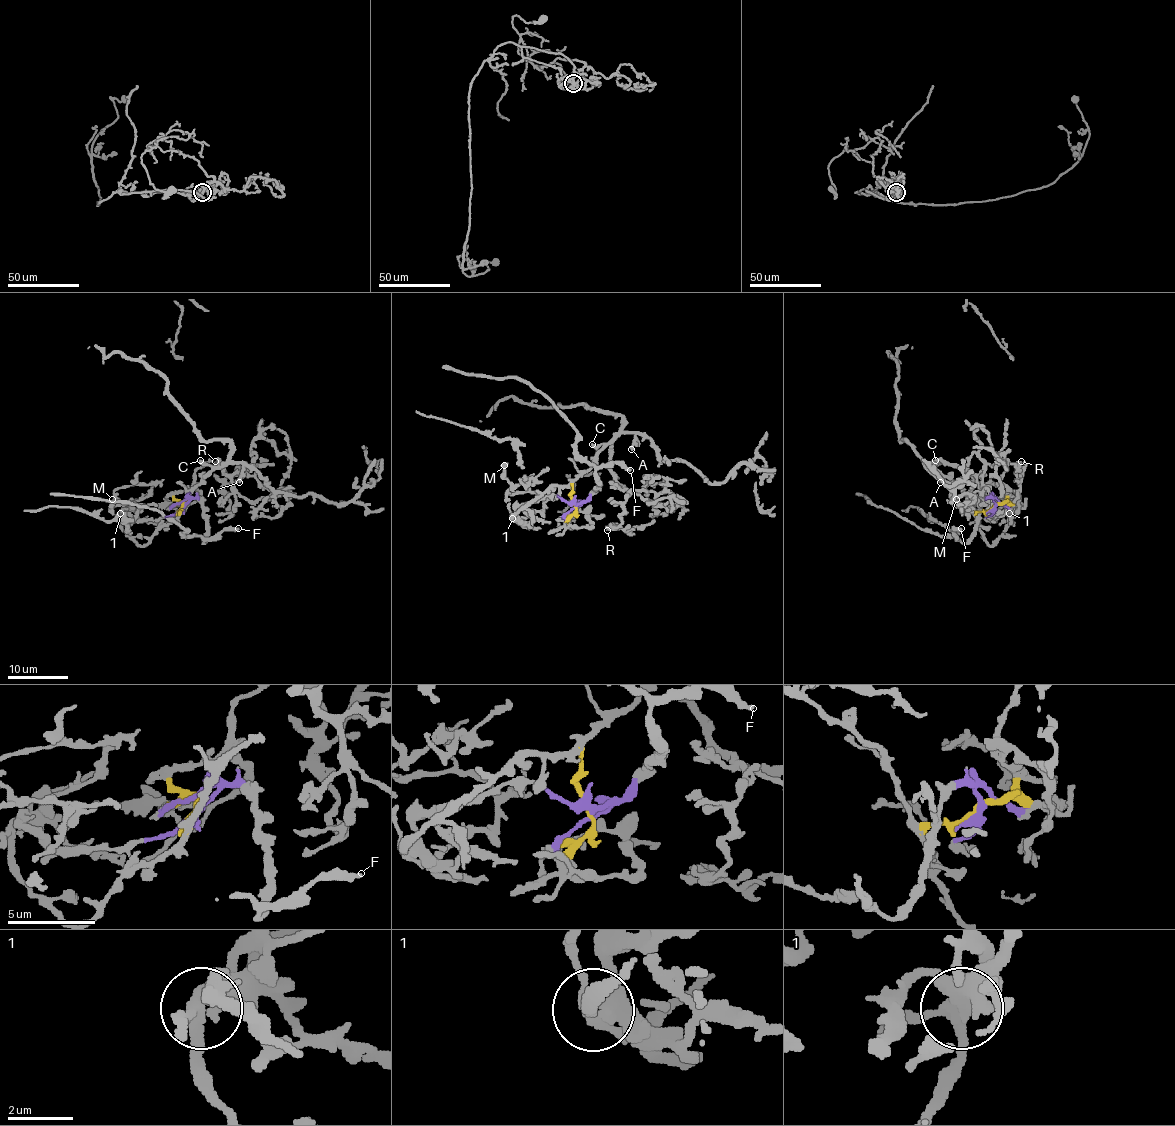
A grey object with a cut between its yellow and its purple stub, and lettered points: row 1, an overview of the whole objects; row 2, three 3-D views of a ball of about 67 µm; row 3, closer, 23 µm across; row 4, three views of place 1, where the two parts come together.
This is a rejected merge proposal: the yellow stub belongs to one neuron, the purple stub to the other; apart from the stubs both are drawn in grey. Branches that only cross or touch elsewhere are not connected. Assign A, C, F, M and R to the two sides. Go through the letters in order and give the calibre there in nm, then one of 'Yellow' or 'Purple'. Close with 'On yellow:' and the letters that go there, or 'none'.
A: Thickness 240 nm. Yellow
C: Thickness 320 nm. Yellow
F: Thickness 320 nm. Purple
M: Thickness 300 nm. Yellow
R: Thickness 340 nm. Yellow
On yellow: A, C, M, R

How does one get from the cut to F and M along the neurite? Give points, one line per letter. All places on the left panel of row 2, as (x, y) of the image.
F: (182, 507), (194, 498), (200, 502), (206, 522), (204, 543), (239, 528)
M: (182, 505), (138, 546), (122, 528), (120, 511), (143, 499), (150, 484), (123, 486), (110, 508), (113, 499)

